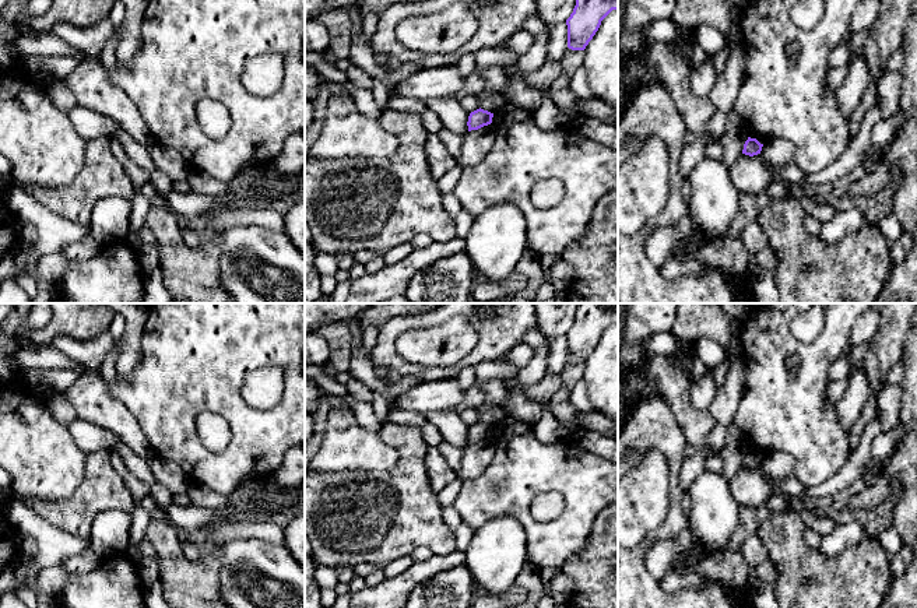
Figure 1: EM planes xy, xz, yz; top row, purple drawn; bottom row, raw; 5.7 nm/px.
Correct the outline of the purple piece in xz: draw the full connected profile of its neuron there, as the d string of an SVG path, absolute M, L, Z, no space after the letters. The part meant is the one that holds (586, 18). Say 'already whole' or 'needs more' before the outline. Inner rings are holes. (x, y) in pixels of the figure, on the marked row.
already whole; M576 0L573 13L566 20L568 48L584 50L612 10L618 10L618 0Z

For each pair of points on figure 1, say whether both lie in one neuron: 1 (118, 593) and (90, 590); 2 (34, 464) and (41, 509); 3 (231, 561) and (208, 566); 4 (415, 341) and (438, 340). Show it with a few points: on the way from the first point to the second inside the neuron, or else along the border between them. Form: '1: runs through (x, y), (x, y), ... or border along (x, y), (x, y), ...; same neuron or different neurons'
1: runs through (111, 593), (97, 593); same neuron
2: border along (14, 488), (24, 498), (65, 499), (71, 494); different neurons
3: border along (217, 545), (220, 593); different neurons
4: runs through (421, 341), (432, 341); same neuron

